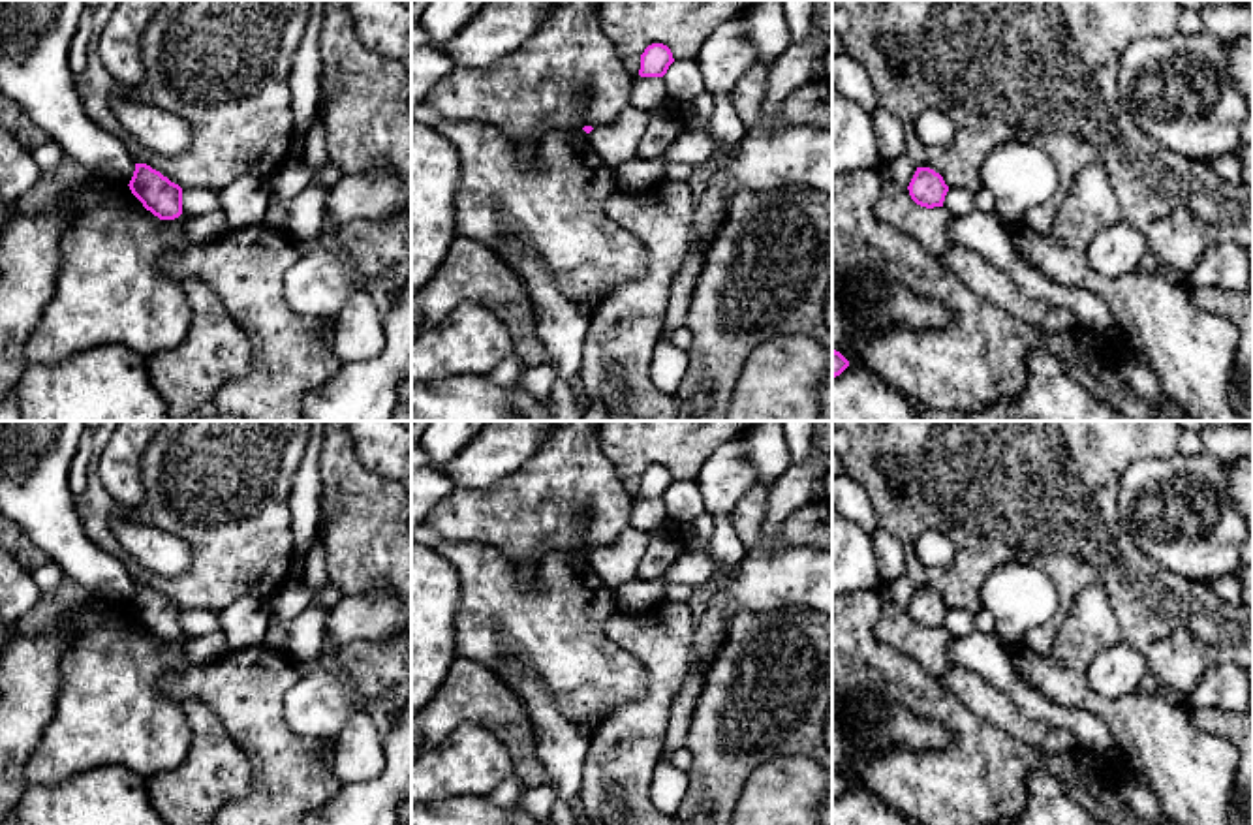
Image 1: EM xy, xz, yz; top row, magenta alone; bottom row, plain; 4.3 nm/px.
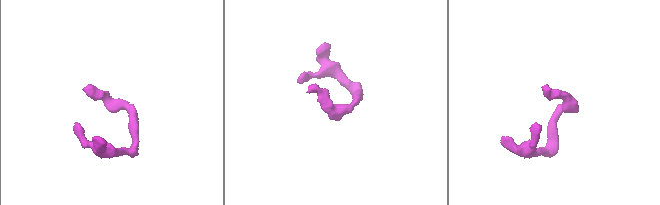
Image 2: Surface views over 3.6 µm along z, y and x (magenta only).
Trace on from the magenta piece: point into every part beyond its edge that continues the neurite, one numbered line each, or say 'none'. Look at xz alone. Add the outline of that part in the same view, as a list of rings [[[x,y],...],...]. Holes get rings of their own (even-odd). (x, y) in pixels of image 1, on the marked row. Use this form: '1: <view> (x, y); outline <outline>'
1: xz (615, 143); outline [[[627,105],[614,122],[596,126],[588,133],[588,143],[605,163],[616,167],[626,160],[639,156],[639,145],[646,132],[648,120],[650,111],[641,111]]]

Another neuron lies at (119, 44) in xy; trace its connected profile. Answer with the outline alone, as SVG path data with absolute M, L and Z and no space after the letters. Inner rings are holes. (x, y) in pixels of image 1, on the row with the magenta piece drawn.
M120 0L94 39L103 66L126 90L139 88L145 81L141 36L162 4L163 0Z

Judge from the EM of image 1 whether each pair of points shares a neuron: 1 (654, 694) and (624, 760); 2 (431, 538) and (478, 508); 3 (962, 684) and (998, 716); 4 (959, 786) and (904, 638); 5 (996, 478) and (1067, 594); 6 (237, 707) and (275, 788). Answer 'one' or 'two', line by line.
1: one
2: two
3: one
4: two
5: one
6: one

